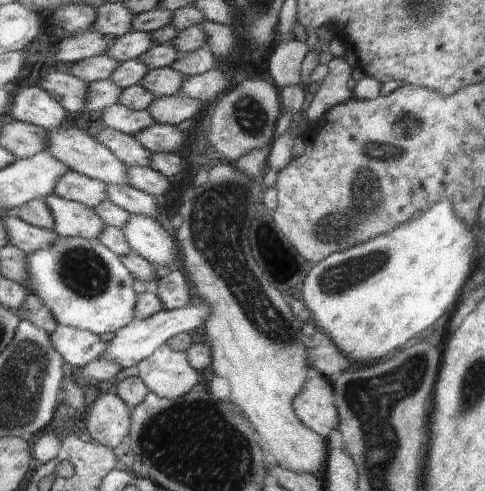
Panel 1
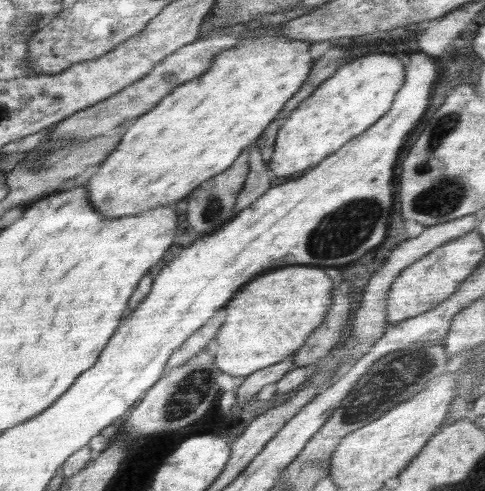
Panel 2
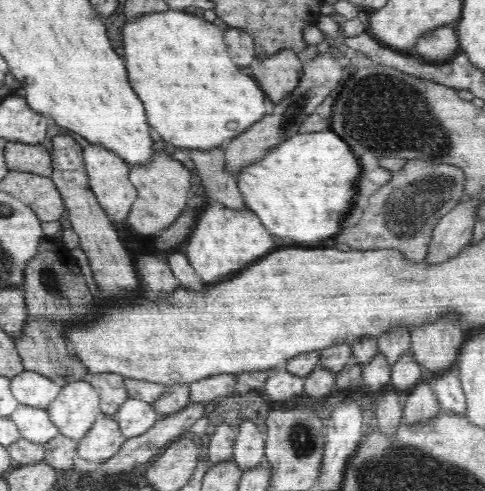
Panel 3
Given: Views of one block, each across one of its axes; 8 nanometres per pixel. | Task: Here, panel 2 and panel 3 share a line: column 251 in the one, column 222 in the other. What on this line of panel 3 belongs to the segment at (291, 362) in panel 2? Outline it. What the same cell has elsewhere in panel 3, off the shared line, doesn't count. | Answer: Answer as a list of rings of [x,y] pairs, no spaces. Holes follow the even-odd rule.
[[[234,374],[214,375],[196,382],[189,383],[189,402],[216,403],[226,396],[236,394]]]

